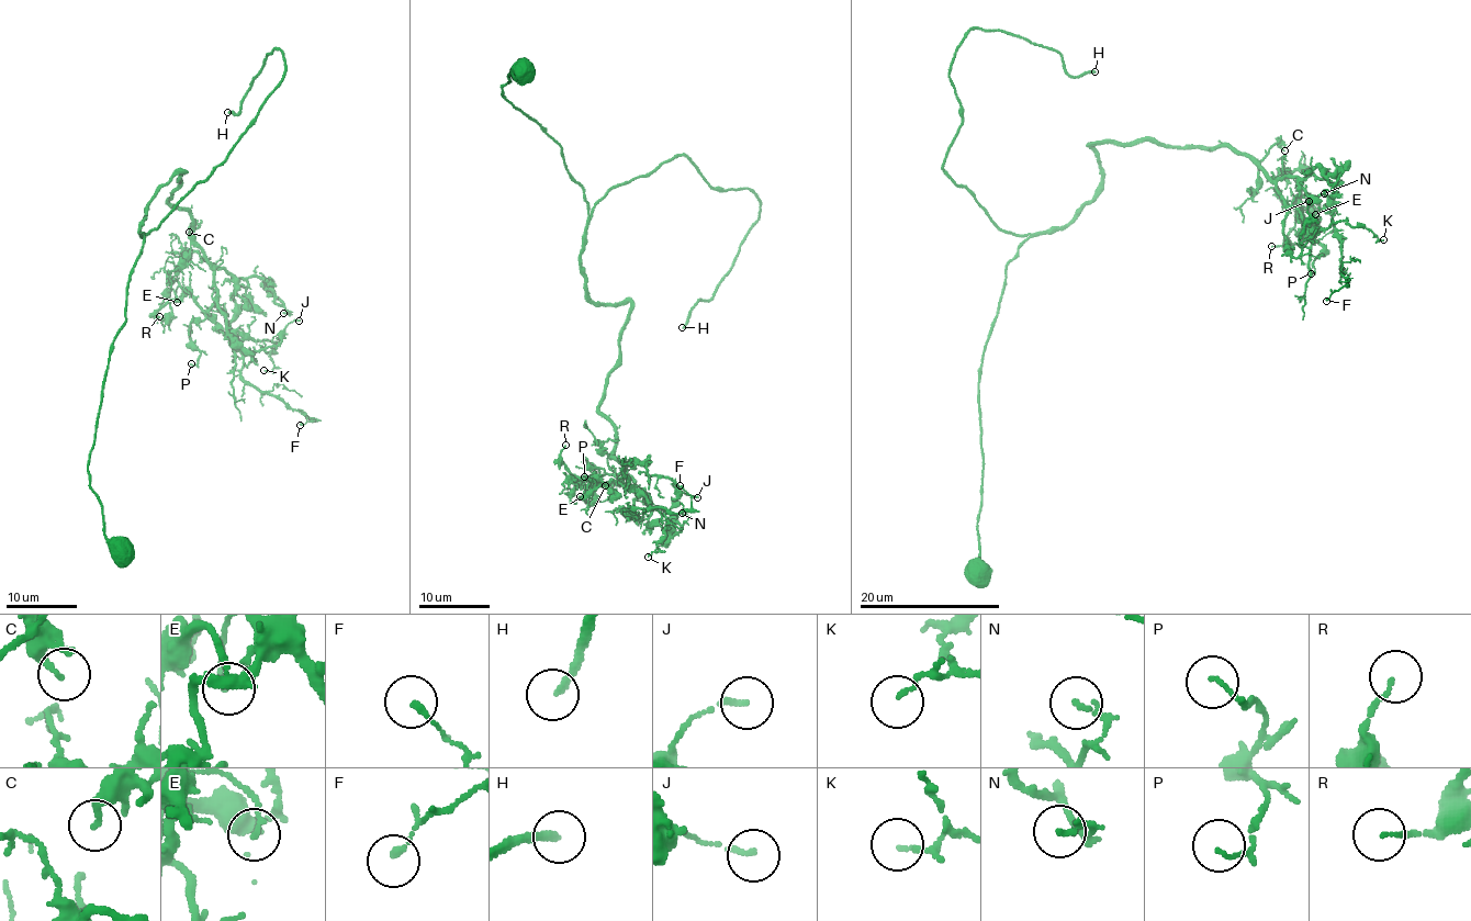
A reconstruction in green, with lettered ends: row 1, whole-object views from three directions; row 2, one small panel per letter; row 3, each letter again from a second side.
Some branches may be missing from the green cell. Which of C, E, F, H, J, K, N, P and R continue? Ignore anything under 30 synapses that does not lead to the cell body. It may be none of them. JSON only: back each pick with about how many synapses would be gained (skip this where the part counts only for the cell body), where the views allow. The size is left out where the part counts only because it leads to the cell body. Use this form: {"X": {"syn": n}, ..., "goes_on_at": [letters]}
{"H": {"syn": 35}, "goes_on_at": ["H"]}

